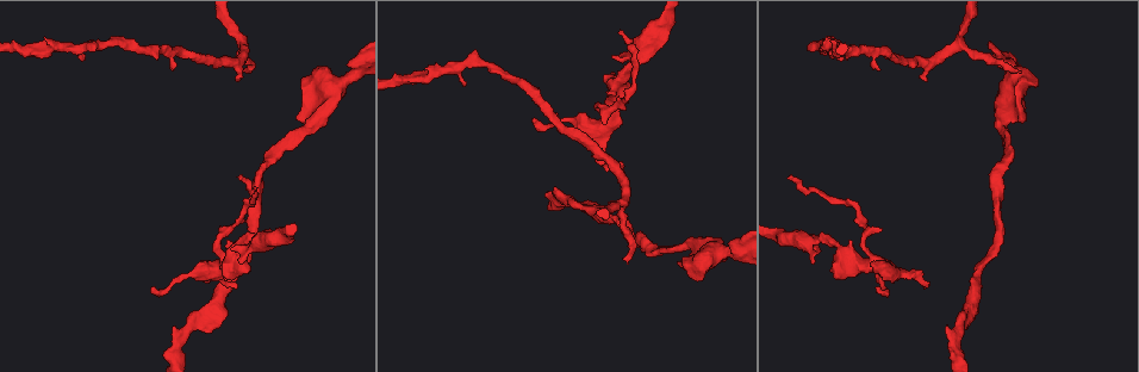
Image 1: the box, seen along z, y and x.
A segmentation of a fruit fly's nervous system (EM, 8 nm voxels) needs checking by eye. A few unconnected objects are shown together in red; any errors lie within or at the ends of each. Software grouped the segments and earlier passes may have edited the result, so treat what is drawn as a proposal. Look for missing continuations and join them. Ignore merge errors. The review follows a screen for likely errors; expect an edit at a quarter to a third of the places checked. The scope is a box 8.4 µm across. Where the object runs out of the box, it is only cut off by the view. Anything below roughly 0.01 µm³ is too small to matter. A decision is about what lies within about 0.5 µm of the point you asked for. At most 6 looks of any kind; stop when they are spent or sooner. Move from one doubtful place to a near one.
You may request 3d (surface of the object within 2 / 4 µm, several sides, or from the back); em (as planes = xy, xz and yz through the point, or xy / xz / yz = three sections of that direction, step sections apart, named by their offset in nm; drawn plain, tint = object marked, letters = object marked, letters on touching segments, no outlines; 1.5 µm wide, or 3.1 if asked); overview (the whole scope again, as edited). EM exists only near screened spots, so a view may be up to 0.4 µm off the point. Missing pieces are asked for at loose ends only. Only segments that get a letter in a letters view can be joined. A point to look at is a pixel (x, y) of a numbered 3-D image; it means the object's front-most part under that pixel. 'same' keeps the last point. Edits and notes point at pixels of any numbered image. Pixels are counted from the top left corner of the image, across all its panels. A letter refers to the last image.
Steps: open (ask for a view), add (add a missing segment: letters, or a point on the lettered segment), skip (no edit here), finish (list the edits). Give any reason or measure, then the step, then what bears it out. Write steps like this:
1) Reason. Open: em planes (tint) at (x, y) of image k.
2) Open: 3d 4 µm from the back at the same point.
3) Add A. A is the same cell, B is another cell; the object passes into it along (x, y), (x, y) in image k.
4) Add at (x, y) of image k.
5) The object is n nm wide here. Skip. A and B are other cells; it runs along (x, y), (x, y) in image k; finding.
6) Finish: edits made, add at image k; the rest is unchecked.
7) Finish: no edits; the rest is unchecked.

An open end. Open: em xz step 8 (tint) at (298, 117) of image 1.

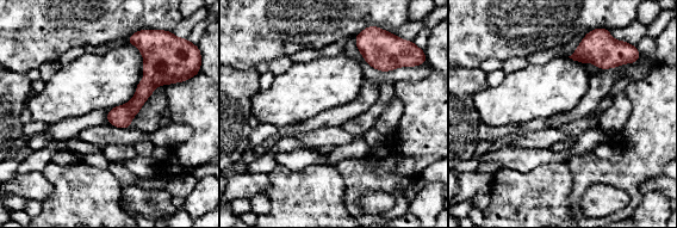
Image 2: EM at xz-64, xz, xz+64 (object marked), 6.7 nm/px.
Open: em yz step 8 (tint) at the same point.

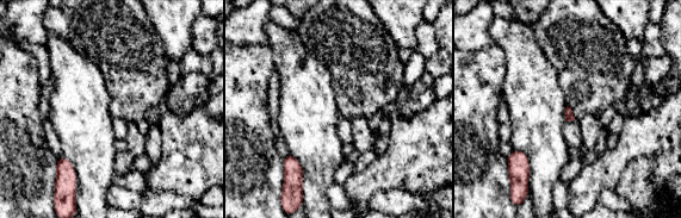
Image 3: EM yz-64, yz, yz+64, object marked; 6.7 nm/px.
Open: em yz step 8 (letters) at the same point.

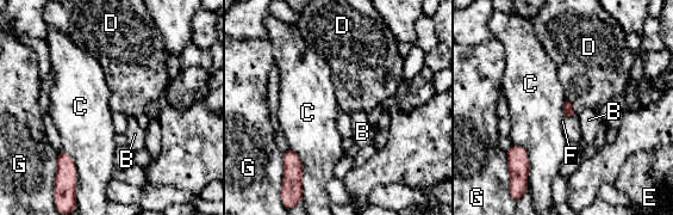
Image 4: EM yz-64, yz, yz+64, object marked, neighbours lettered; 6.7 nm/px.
The longest contact is with C, 280 nm. Skip. B, C, D, E, F and G are other cells; a border runs along (513, 143), (528, 154), (528, 180) in image 4; no lettered segment goes on from it.

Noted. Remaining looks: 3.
Free end. Open: em planes (letters) at (82, 58) of image 1.

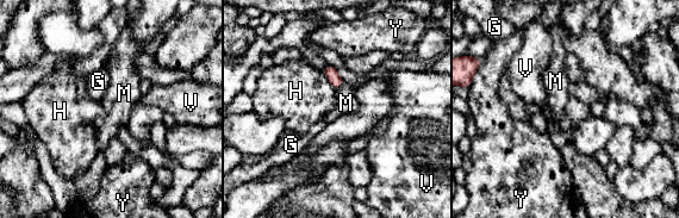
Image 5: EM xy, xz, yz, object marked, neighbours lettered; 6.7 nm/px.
Skip. G, H, M, V and Y are other cells; none of them fits.

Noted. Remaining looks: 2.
Thin end. Open: em xz step 4 (letters) at (877, 288) of image 1.

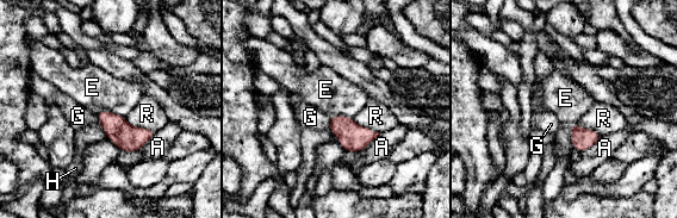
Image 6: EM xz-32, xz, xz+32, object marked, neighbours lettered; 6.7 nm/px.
Open: em planes (letters) at the same point.

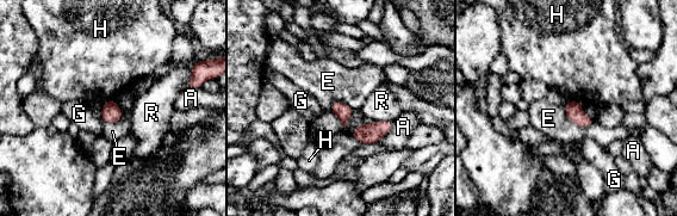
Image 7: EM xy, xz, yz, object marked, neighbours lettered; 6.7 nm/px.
Skip. A, E, G, H and R are other cells; a border runs along (564, 105), (566, 116), (583, 128) in image 7; none of them fits.

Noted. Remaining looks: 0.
Finish: no edits; the rest is unchecked.

